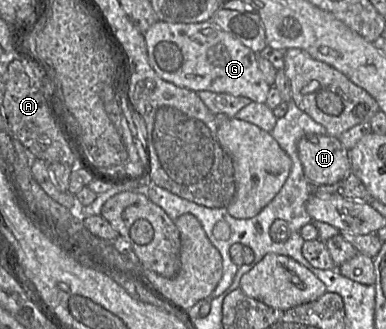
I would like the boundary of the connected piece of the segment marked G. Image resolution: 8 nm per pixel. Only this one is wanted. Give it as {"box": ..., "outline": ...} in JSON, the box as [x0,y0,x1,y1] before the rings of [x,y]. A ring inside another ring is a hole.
{"box":[143,21,271,102],"outline":[[[157,21],[143,35],[149,64],[163,80],[196,93],[226,93],[247,97],[253,102],[266,102],[271,86],[259,69],[258,55],[215,23]]]}

